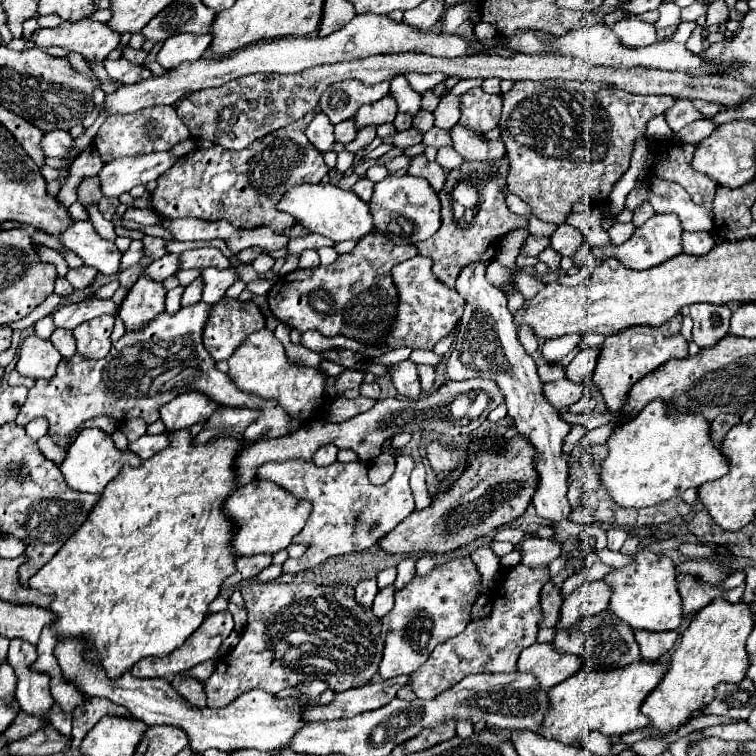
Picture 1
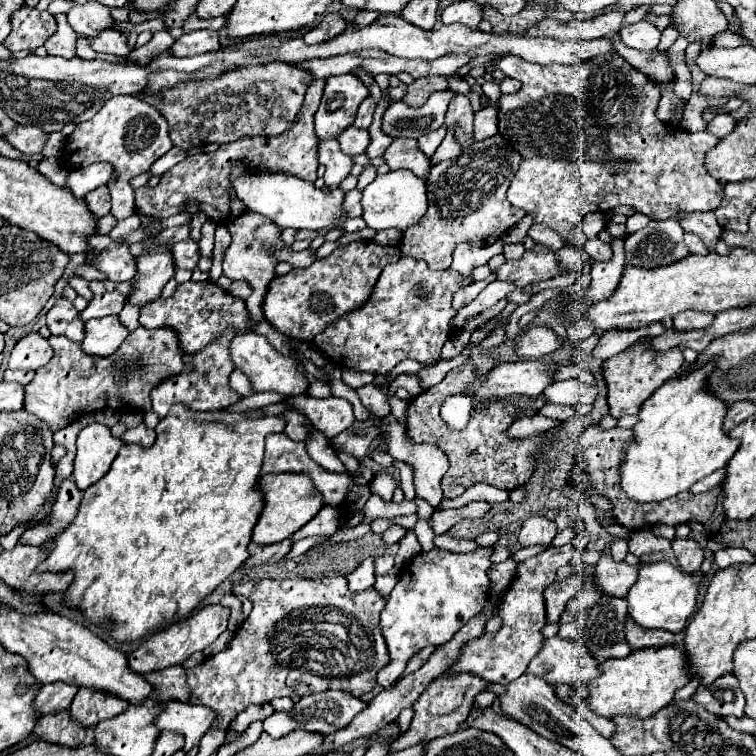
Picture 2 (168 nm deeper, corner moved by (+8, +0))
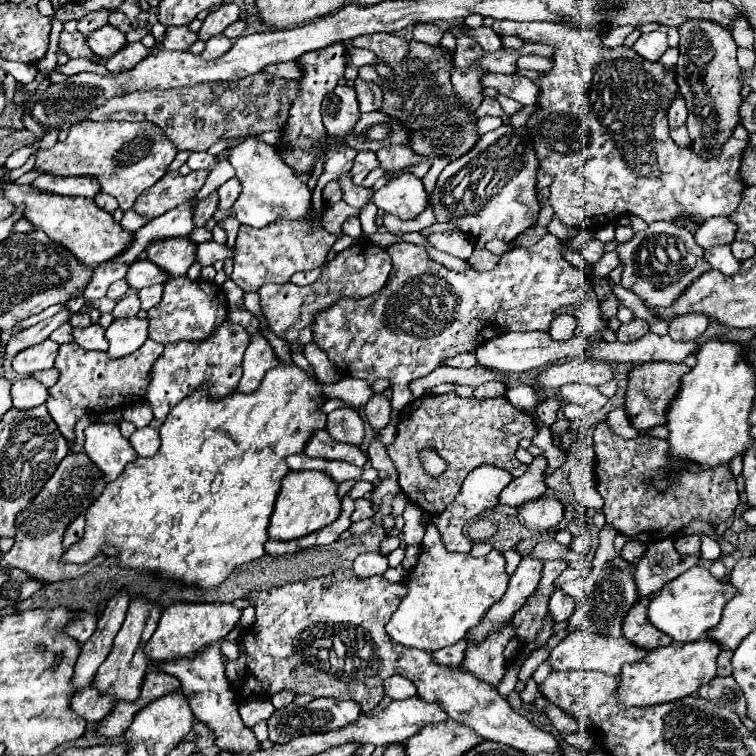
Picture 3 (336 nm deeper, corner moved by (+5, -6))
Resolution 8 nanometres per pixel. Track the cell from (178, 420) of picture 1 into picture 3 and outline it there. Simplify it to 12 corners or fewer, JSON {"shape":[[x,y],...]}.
{"shape":[[228,319],[202,341],[166,343],[146,389],[154,417],[198,385],[226,397],[250,335]]}

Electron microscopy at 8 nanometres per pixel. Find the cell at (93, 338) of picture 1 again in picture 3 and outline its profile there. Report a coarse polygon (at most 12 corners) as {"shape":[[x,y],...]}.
{"shape":[[116,319],[106,329],[110,357],[130,355],[148,339],[148,321]]}

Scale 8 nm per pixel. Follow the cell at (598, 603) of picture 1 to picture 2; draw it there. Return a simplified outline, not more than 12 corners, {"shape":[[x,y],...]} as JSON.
{"shape":[[607,547],[595,565],[593,581],[601,593],[627,595],[635,567],[615,563]]}

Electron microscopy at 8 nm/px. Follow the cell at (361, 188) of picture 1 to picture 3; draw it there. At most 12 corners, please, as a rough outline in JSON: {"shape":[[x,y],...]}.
{"shape":[[350,217],[342,223],[342,233],[350,237],[360,237],[358,217]]}

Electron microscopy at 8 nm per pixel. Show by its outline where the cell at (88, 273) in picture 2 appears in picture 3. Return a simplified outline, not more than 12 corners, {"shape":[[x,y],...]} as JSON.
{"shape":[[125,279],[116,281],[108,288],[106,296],[118,301],[129,290]]}

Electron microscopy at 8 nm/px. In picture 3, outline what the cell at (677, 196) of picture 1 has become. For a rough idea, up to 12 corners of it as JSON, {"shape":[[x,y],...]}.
{"shape":[[720,245],[704,253],[712,269],[734,275],[740,261],[730,245]]}

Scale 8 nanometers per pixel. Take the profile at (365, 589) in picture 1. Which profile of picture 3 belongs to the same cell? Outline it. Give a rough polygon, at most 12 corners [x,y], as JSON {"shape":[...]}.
{"shape":[[362,553],[352,569],[358,577],[382,575],[388,559],[380,553]]}

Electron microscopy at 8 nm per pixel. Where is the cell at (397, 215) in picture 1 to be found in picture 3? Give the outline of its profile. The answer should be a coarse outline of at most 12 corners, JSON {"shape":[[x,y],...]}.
{"shape":[[410,173],[374,193],[374,205],[400,219],[426,207],[422,181]]}

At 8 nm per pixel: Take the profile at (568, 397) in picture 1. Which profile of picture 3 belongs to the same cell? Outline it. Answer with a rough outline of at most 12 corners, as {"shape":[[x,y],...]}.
{"shape":[[582,383],[564,385],[560,399],[564,403],[594,401],[602,409],[608,401],[596,387]]}

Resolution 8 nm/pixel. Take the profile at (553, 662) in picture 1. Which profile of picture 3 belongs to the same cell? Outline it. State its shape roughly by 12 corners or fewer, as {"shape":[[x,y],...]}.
{"shape":[[570,633],[550,653],[556,671],[620,675],[646,649],[626,637]]}

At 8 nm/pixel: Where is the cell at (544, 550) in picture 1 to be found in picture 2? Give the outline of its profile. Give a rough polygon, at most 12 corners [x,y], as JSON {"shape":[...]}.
{"shape":[[529,517],[519,533],[521,547],[549,545],[557,533],[553,521]]}

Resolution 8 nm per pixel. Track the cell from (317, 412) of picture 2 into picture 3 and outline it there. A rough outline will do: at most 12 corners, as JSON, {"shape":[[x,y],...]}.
{"shape":[[356,409],[328,413],[328,429],[336,441],[360,447],[364,421]]}

